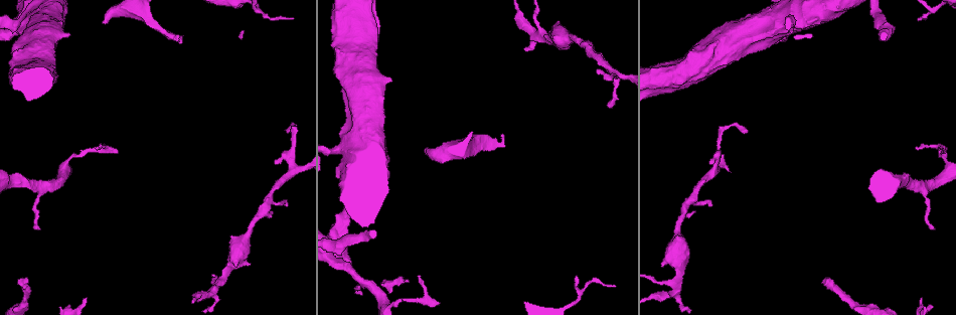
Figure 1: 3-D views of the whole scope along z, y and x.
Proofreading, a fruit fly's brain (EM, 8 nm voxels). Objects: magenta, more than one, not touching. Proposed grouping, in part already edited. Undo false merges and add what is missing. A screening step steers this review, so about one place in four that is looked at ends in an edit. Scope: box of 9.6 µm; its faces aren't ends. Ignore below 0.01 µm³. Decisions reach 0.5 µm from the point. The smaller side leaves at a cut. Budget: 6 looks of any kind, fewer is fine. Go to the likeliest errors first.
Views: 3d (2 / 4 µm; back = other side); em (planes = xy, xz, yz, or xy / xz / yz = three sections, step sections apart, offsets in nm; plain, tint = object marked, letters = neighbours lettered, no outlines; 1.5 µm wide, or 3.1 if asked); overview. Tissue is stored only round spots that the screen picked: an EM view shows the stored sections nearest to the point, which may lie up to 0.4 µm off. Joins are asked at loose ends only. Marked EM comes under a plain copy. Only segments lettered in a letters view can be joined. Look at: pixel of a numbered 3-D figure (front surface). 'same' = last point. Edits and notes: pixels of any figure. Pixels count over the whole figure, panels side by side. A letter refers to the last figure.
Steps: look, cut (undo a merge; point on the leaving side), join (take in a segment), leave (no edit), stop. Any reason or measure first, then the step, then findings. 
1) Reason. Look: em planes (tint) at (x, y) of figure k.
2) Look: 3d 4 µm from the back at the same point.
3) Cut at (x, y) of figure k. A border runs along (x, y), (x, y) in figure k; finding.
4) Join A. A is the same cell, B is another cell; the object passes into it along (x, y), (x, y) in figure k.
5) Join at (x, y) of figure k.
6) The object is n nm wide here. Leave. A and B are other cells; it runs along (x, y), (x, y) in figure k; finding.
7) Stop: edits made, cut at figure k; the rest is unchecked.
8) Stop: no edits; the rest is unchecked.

Thick end. Look: em planes (letters) at (102, 21) of figure 1.

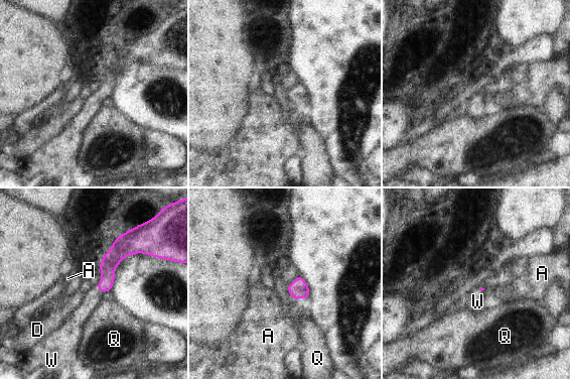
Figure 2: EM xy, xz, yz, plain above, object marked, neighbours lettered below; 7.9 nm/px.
The longest contact is with W, 90 nm. Join W. W is the same cell, A, D and Q are other cells; the object passes into it along (110, 261), (99, 289), (94, 297) in figure 2; the neuron continues.

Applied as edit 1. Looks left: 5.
Branch stops here. Look: 3d 2 µm at (24, 283) of figure 1.

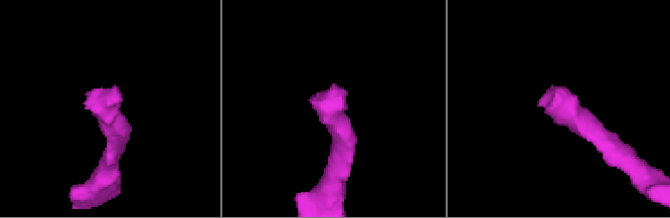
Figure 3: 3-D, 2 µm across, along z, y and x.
Look: em yz step 8 (tint) at (334, 86) of figure 3.

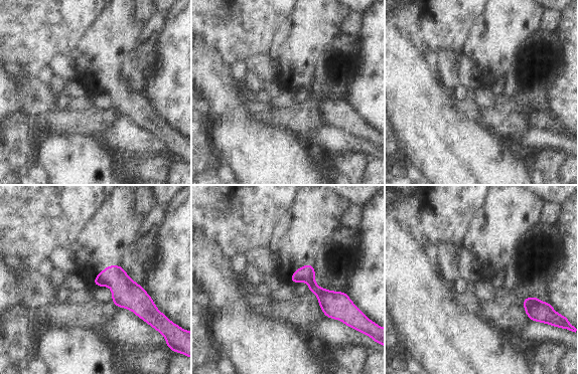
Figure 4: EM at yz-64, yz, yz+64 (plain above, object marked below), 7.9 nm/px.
Look: em yz step 8 (letters) at the same point.

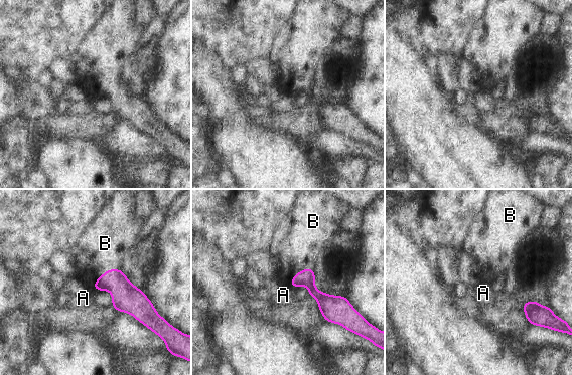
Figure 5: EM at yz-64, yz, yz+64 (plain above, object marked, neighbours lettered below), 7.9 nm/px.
Join B. B is the same cell, A is another cell; the object passes into it along (125, 296), (106, 271), (105, 243) in figure 5; it goes on there.

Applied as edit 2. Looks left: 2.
Stop: edits made, join at figure 2, join at figure 5; the rest is unchecked.

